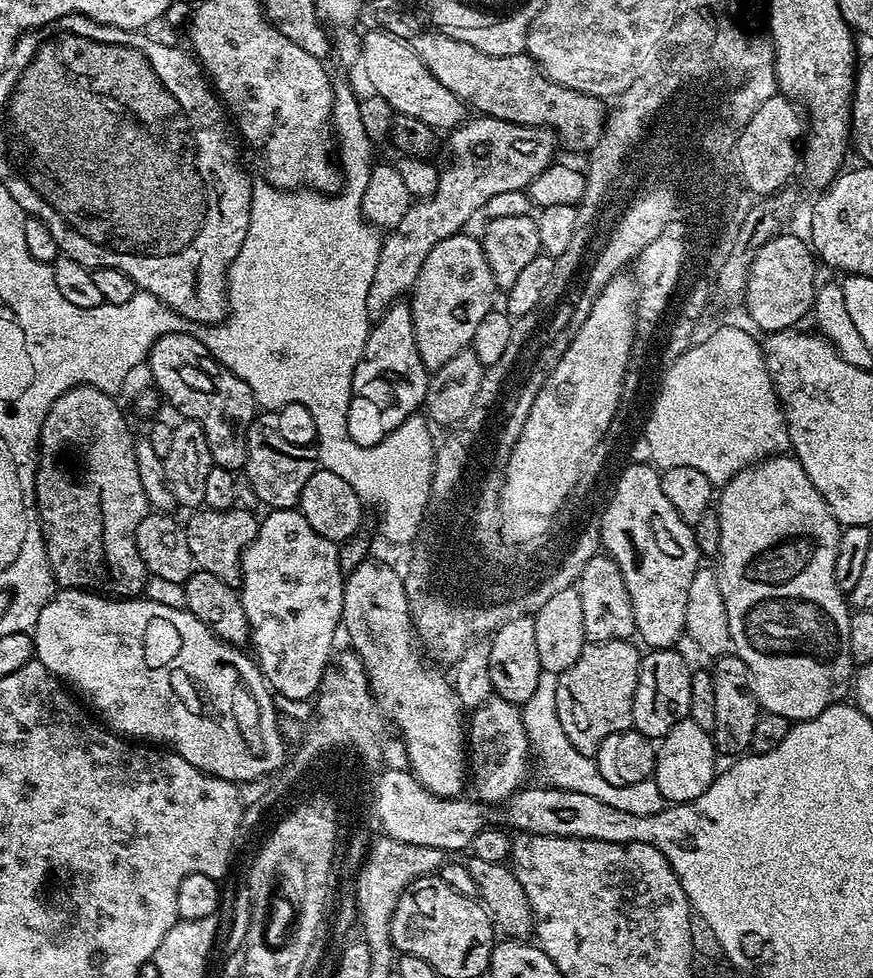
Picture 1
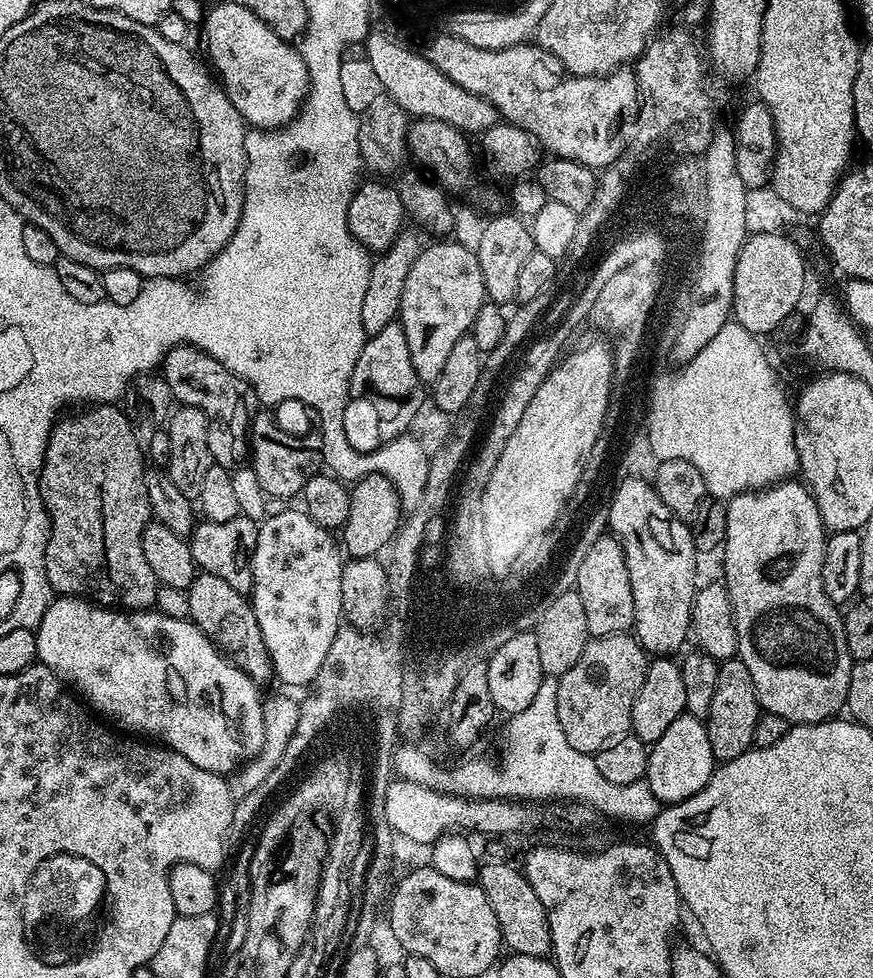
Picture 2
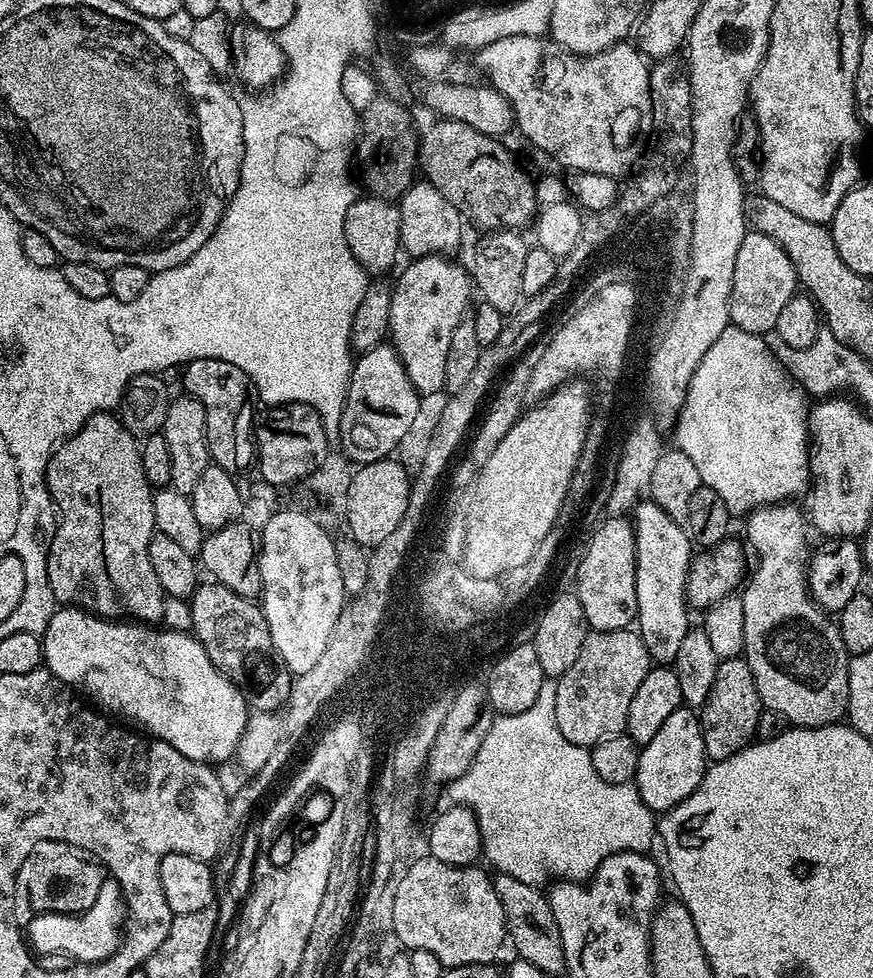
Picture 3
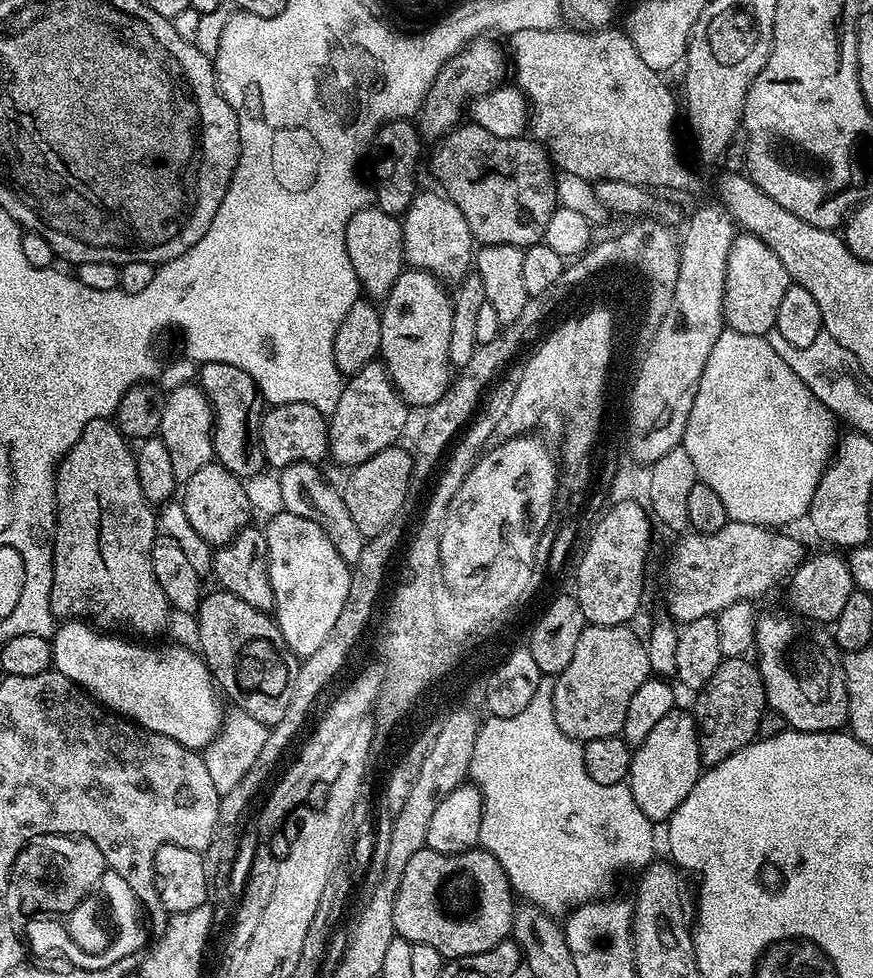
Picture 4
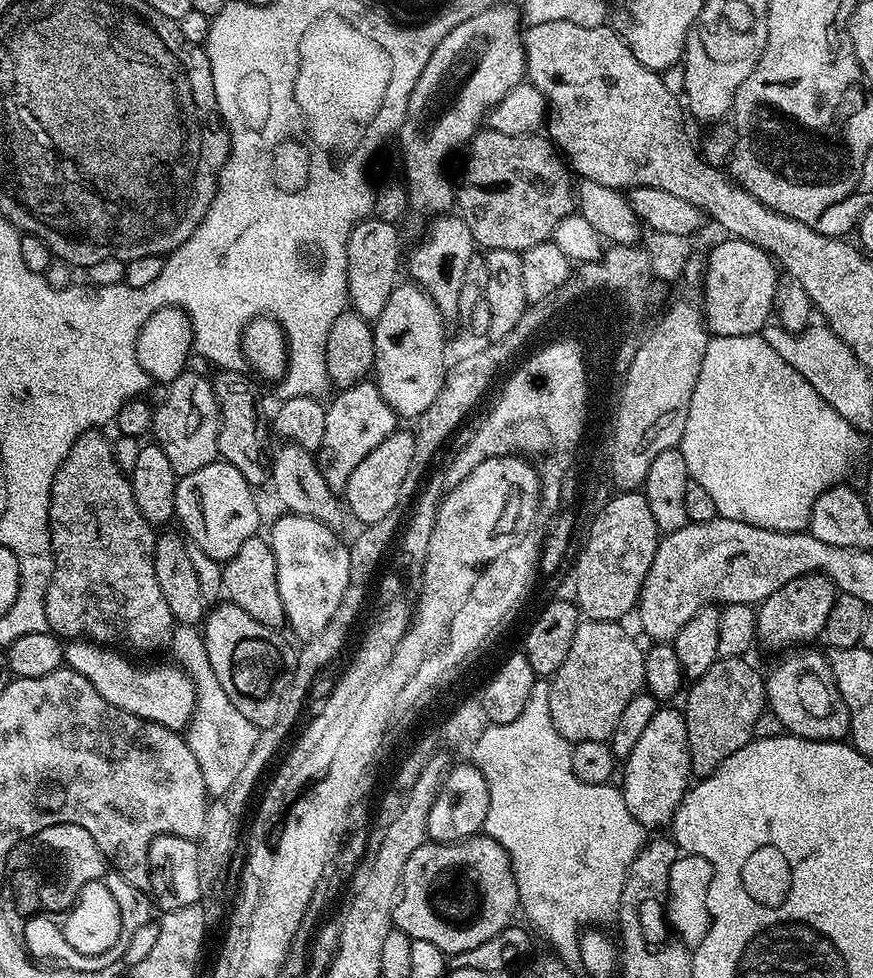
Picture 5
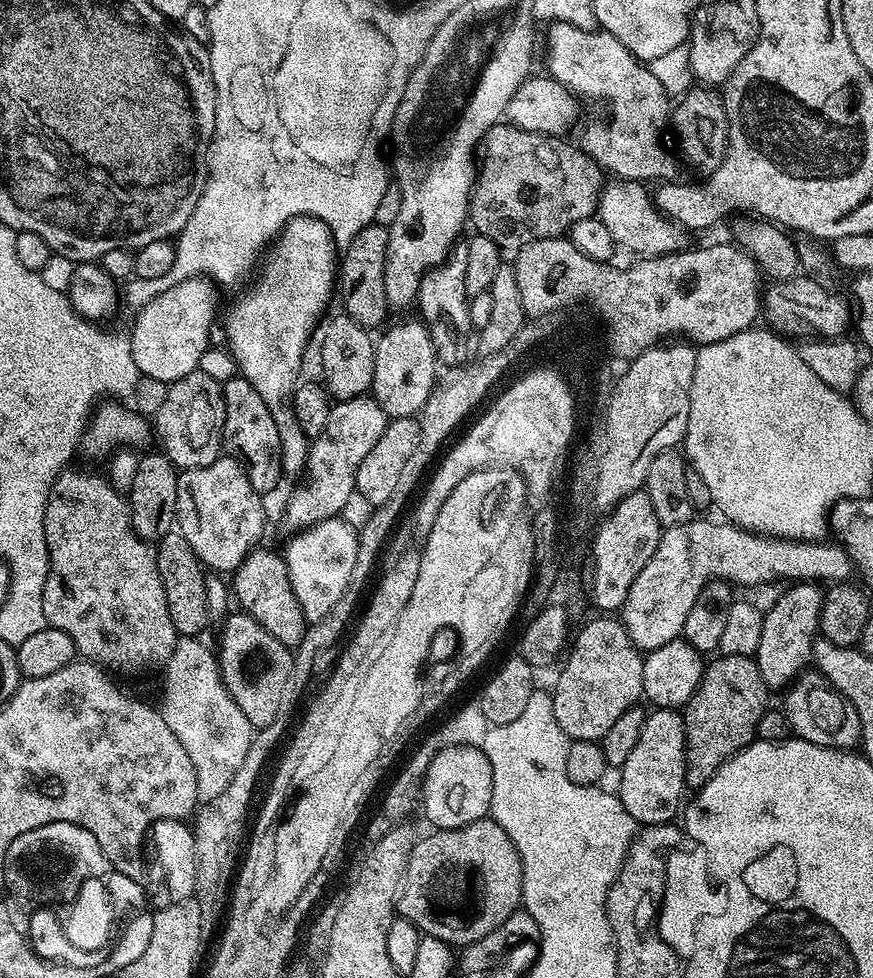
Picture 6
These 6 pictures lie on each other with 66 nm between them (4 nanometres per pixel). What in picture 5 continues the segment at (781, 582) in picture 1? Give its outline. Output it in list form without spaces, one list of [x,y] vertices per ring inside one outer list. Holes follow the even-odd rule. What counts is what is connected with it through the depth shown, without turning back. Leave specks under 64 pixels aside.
[[[796,646],[766,672],[766,704],[778,714],[785,733],[807,740],[844,740],[852,723],[850,710],[834,682],[828,657],[816,646]]]

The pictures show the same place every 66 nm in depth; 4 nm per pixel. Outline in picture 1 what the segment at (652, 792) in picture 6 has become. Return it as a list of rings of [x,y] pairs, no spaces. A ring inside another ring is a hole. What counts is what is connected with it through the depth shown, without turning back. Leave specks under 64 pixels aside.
[[[690,719],[679,720],[659,741],[656,750],[654,779],[665,801],[675,806],[701,796],[718,775],[716,759],[718,753],[712,742],[711,732],[707,732]]]

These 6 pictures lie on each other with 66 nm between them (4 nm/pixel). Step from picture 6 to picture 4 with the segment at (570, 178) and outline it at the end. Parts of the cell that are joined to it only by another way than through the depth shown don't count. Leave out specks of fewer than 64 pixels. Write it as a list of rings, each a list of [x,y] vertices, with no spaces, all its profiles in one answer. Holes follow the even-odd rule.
[[[461,122],[435,141],[433,148],[436,149],[432,152],[432,176],[440,183],[439,191],[462,210],[462,218],[466,218],[466,226],[470,226],[477,245],[513,244],[526,249],[543,241],[547,223],[558,207],[554,165],[543,144],[524,136],[497,138],[490,130],[482,130],[482,126]]]

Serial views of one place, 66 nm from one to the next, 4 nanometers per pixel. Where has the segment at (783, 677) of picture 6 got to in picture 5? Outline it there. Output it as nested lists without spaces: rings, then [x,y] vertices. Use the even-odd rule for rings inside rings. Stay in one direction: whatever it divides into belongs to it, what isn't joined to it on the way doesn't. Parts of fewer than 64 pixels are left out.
[[[821,572],[806,573],[805,576],[786,582],[781,589],[766,597],[756,608],[756,638],[759,647],[776,648],[779,644],[804,646],[815,641],[812,639],[823,633],[826,618],[830,618],[830,610],[837,595],[834,581]]]

